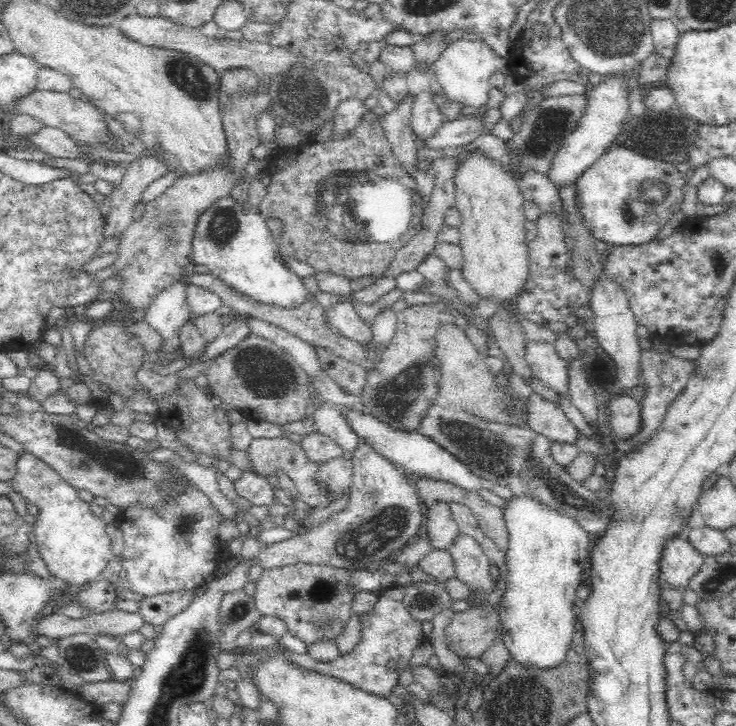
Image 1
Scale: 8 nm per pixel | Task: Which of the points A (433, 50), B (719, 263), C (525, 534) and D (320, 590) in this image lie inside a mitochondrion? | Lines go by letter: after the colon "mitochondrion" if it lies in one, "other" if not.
A: other
B: mitochondrion
C: other
D: mitochondrion

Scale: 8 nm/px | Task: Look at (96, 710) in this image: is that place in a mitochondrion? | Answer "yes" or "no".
no

